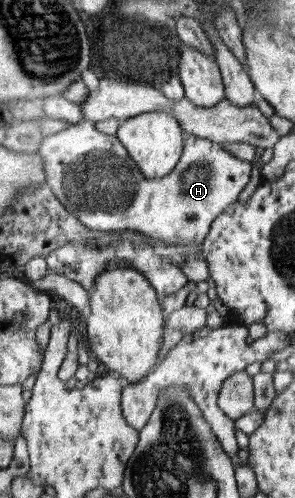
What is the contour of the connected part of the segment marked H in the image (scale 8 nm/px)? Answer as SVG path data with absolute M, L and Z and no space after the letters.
M82 120L76 124L71 124L68 128L46 136L45 140L40 146L39 155L45 167L45 182L48 183L53 192L58 196L58 200L71 212L74 216L77 216L82 224L86 225L86 228L94 229L97 231L135 231L148 235L153 239L166 241L166 244L171 245L200 245L209 234L214 220L219 218L219 215L223 214L226 208L230 207L230 204L237 202L238 194L244 190L244 186L250 182L250 172L252 172L252 162L246 162L240 160L237 156L234 156L230 151L227 151L220 143L209 141L208 139L190 135L184 145L184 154L181 155L180 162L168 175L162 178L148 180L146 176L140 174L140 169L136 166L130 166L130 158L128 158L128 164L124 166L124 156L120 156L120 152L124 152L127 148L121 143L116 135L102 134L98 132L96 134L96 128L91 120Z

